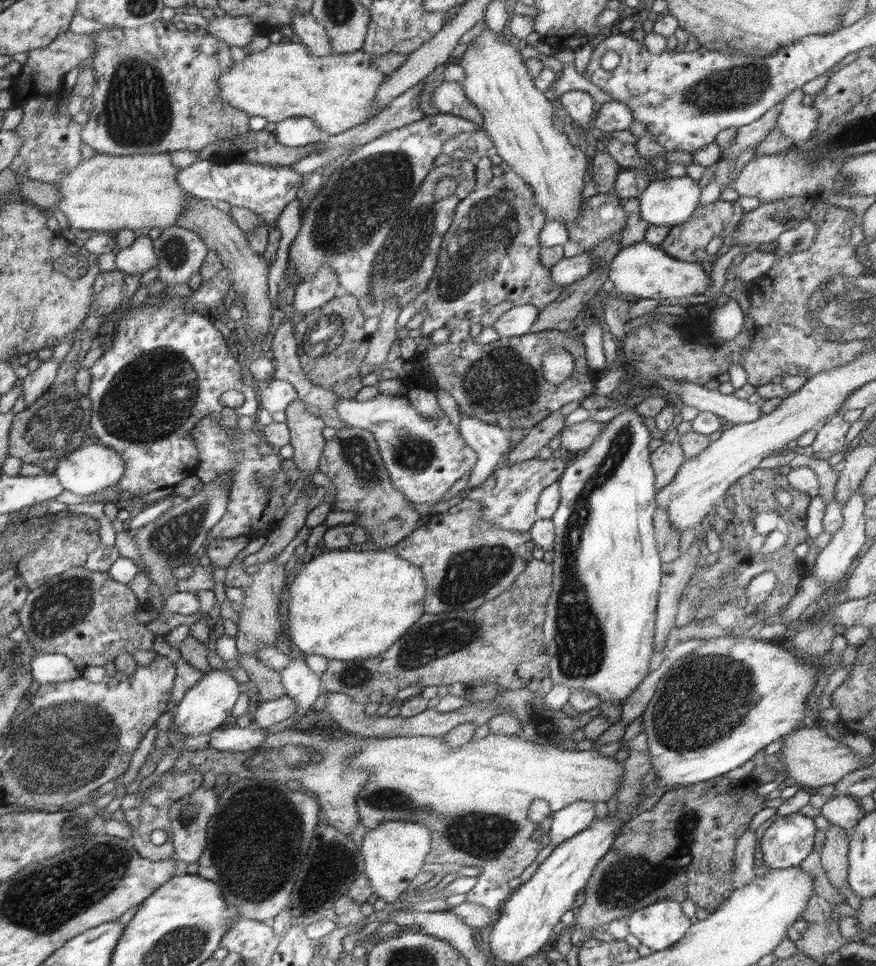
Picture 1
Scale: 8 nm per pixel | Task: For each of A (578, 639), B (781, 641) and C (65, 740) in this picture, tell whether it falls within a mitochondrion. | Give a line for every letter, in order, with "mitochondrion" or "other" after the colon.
A: mitochondrion
B: other
C: mitochondrion

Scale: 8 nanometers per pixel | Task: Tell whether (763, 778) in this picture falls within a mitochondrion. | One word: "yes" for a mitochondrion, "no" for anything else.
no

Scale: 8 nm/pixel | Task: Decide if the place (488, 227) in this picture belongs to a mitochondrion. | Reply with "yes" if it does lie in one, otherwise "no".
yes

